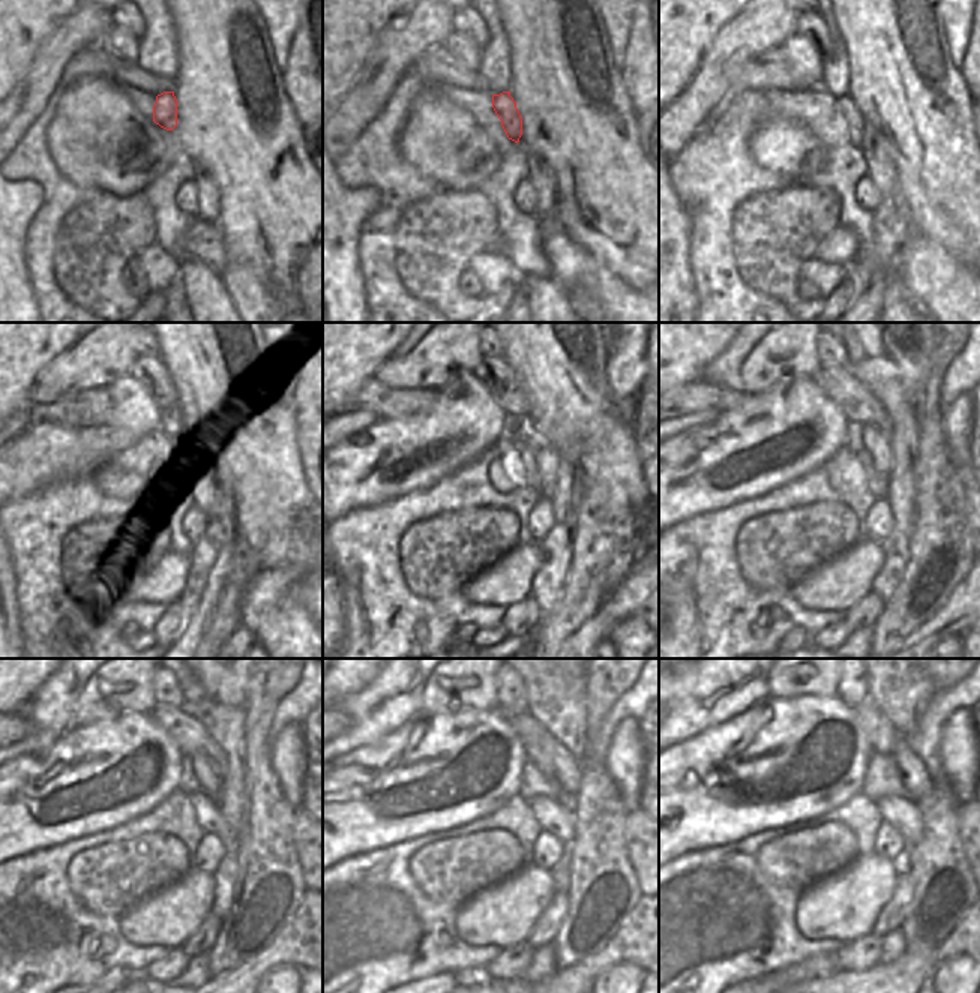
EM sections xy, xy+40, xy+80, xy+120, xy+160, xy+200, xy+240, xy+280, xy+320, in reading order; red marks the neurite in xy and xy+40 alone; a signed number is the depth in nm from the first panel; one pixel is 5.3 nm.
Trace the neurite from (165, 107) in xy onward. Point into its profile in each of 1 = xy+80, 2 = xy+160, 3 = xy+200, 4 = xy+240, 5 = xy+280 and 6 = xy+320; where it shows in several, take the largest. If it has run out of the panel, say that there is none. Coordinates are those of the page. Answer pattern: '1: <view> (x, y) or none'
1: xy+80 (856, 125)
2: xy+160 (527, 456)
3: xy+200 (877, 483)
4: xy+240 (207, 815)
5: xy+280 (553, 816)
6: xy+320 (902, 813)

